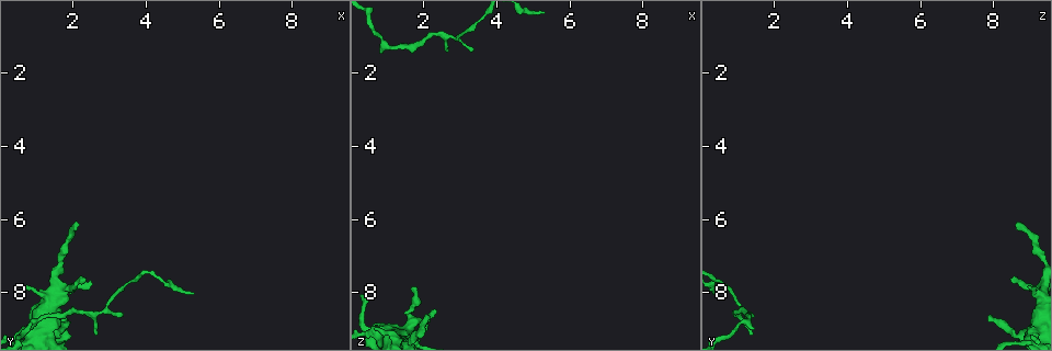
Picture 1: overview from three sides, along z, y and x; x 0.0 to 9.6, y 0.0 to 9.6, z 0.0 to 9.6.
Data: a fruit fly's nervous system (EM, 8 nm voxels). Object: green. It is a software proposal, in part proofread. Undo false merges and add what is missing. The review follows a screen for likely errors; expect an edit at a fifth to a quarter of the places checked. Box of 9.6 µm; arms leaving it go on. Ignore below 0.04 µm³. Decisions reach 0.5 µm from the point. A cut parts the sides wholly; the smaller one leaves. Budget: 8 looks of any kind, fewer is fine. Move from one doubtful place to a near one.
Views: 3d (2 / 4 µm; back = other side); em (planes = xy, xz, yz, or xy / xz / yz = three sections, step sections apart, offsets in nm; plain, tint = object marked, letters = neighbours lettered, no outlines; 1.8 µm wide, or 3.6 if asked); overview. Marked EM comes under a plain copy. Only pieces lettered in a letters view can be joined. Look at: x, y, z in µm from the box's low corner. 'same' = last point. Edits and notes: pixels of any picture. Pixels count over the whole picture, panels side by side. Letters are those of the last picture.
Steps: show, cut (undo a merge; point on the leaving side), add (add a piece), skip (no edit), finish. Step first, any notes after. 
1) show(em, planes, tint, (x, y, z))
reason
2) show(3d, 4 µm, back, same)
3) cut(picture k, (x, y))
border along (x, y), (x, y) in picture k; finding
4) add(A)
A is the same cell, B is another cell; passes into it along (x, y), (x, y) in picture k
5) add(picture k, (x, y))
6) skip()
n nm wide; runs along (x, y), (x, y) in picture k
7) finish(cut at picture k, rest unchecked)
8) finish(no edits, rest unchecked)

show(em, planes, letters, (2.10, 6.10, 8.55))
an open end

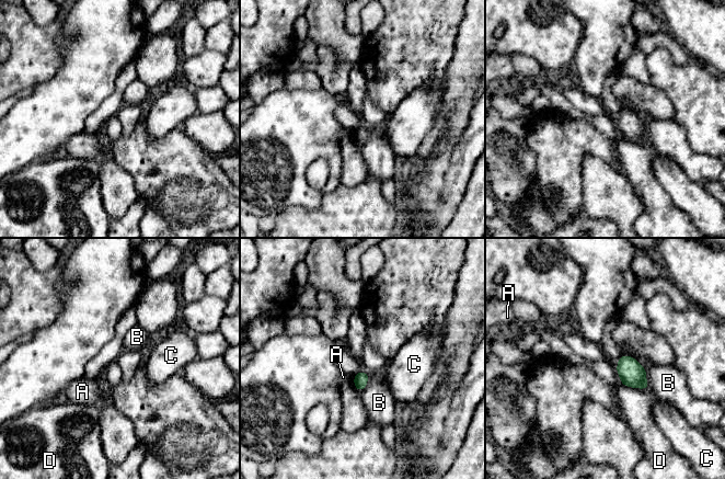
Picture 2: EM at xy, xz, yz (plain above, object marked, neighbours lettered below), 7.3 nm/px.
skip()
110 nm wide; A, B, C and D are other cells; border along (622, 354), (644, 367), (649, 387) in picture 2; no lettered piece goes on from it

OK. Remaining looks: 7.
show(em, planes, letters, (1.70, 8.65, 7.80))
an open end

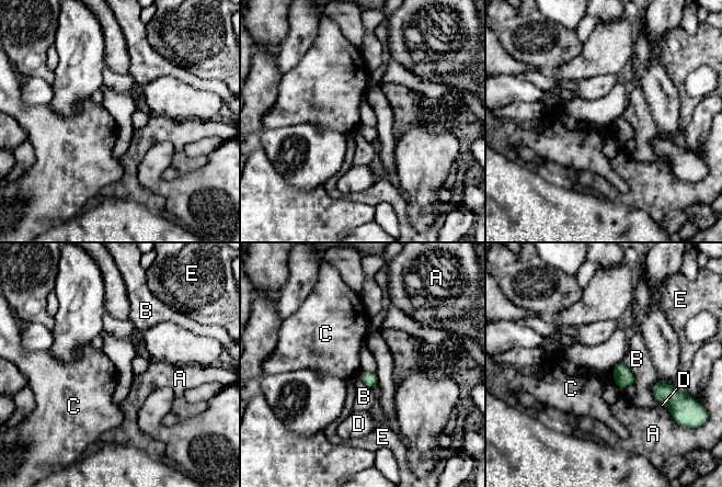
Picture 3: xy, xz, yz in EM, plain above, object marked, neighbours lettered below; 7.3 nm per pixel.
skip()
B touches over 180 nm; A, B, C, D and E are other cells; border along (611, 371), (615, 382) in picture 3; no lettered piece goes on from it

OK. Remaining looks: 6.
show(em, planes, letters, (0.65, 7.85, 8.95))

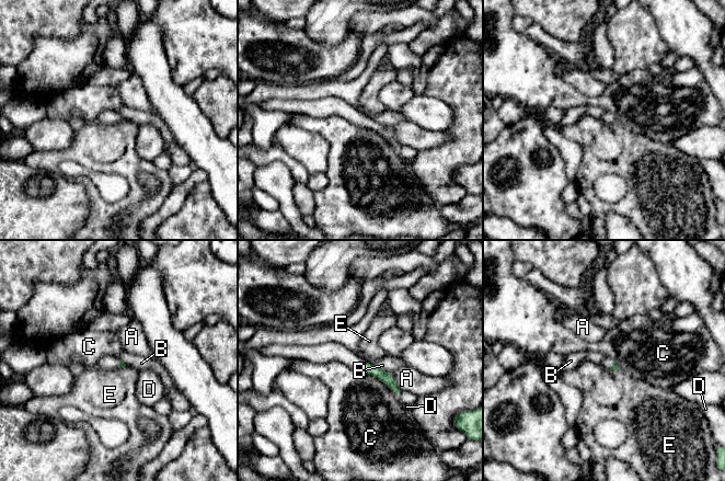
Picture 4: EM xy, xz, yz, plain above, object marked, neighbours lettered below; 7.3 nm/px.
skip()
A, B, C, D and E are other cells; runs along (366, 365), (380, 374), (394, 389) in picture 4; no lettered piece goes on from it

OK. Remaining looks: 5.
finish(no edits, rest unchecked)

